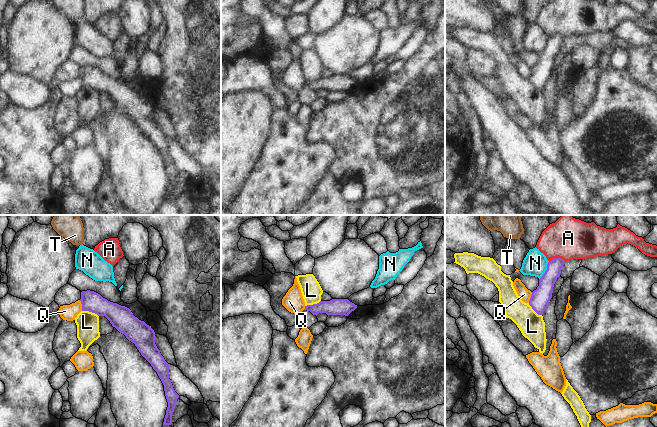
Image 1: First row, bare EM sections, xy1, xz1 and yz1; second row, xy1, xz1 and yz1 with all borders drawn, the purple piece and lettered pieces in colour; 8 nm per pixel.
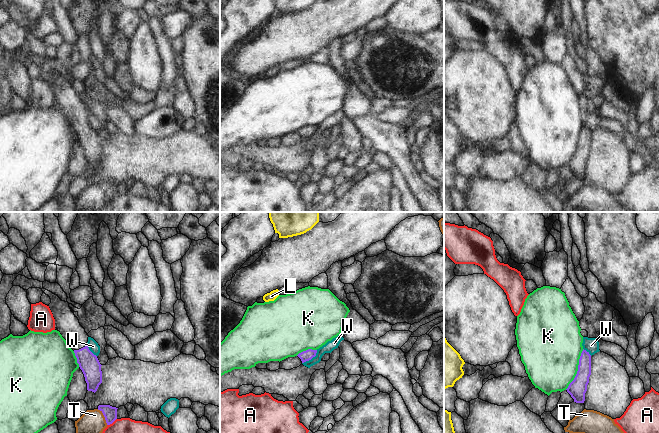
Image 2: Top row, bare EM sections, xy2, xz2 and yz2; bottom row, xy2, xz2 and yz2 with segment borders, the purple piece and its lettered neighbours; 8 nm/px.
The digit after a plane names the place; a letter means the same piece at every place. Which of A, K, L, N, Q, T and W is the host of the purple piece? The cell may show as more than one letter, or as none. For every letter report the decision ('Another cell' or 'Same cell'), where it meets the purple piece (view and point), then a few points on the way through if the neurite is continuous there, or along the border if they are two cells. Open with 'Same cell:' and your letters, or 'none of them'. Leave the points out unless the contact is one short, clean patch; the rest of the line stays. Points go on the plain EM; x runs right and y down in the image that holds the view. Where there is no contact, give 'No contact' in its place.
Same cell: none of them
A: Another cell. Touches purple at yz1 (557, 34)
K: Another cell. Touches purple at yz2 (578, 145). Boundary: yz2 (583, 125), (577, 149), (565, 165)
L: Another cell. Touches purple at xy1 (90, 87). Boundary: xy1 (82, 86), (94, 88), (98, 92)
N: Another cell. Touches purple at yz1 (546, 46)
Q: Another cell. Touches purple at xy1 (82, 81). Boundary: xy1 (79, 76), (82, 86)
T: Another cell. Touches purple at xy2 (104, 192). Boundary: xy2 (97, 185), (102, 189), (107, 200)
W: Another cell. Touches purple at xz2 (311, 134). Boundary: xz2 (317, 126), (314, 132), (302, 139).

